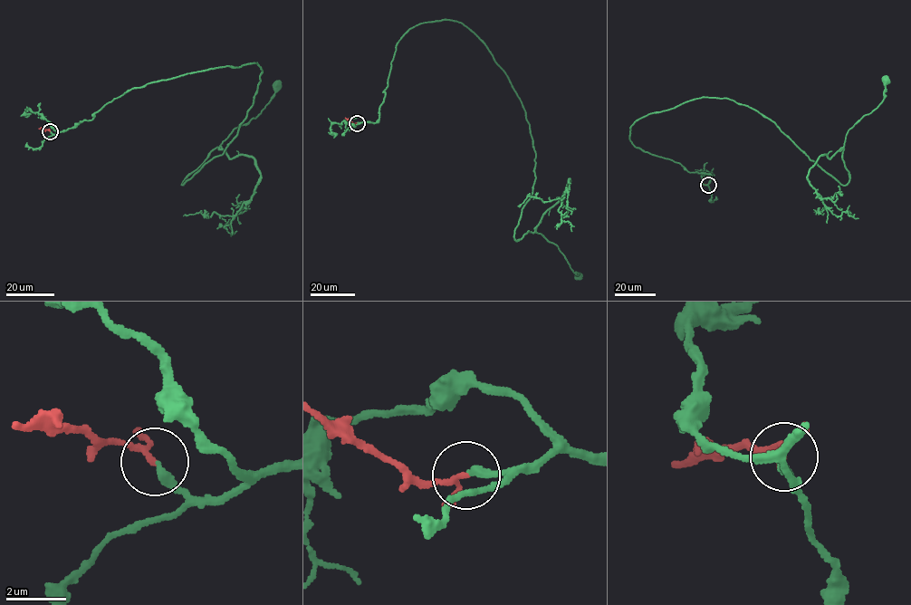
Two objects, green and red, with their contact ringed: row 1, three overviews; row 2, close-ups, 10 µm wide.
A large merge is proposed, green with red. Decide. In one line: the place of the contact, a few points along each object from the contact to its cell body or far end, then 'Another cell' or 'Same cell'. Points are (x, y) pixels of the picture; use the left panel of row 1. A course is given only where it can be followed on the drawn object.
Place: (50, 131). Course of green: (50, 131), (255, 62), (237, 133), (182, 185), (217, 147), (258, 184), (233, 216), (183, 216). Course of red: (50, 131), (39, 129). Same cell

